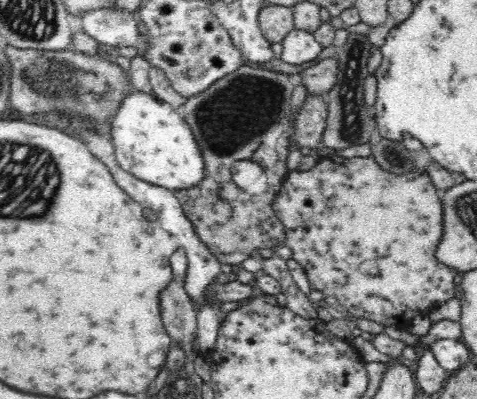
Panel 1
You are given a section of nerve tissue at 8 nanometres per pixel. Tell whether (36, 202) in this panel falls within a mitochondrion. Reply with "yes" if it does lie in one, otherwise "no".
yes

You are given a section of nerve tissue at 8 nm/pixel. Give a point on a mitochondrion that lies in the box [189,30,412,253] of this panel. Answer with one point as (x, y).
(226, 121)

